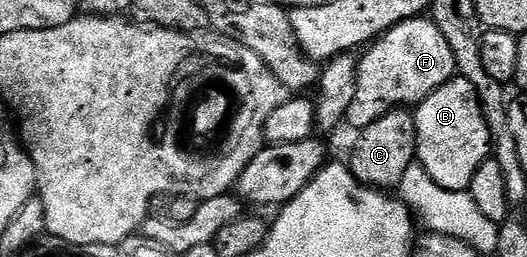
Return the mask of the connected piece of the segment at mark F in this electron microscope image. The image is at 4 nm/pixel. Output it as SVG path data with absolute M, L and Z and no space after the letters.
M429 17L405 19L386 31L365 53L357 65L355 99L345 113L347 123L354 129L379 121L388 111L412 108L457 75L455 53L451 53L447 37L439 33Z

